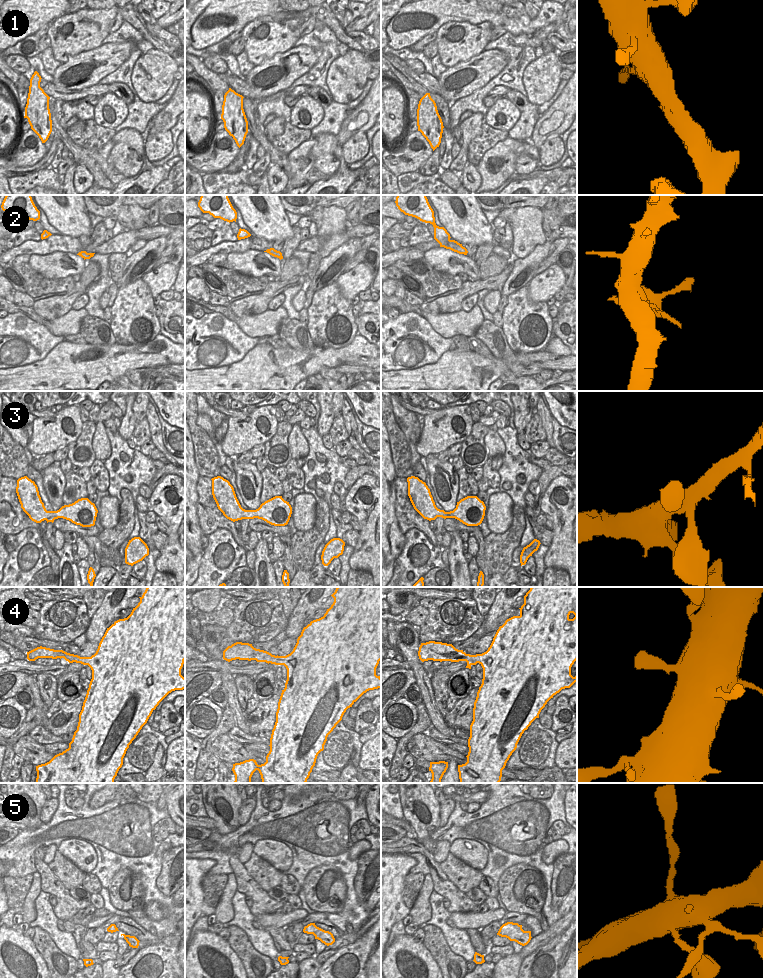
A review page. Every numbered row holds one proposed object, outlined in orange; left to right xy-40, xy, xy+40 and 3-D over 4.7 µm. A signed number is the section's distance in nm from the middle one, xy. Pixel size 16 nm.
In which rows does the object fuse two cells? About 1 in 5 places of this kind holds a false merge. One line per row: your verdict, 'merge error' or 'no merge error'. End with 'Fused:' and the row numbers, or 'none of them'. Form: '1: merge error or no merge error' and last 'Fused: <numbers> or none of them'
1: no merge error
2: no merge error
3: no merge error
4: no merge error
5: no merge error
Fused: none of them

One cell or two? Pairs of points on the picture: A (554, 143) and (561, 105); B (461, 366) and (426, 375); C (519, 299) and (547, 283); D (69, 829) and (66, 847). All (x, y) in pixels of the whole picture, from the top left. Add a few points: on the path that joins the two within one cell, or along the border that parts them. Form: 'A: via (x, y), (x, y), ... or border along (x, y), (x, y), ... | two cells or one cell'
A: border along (560, 135), (548, 137), (538, 149) | two cells
B: via (452, 371), (447, 375), (435, 375) | one cell
C: border along (529, 282), (528, 297), (534, 302), (545, 302) | two cells
D: border along (90, 844), (78, 839), (64, 839), (57, 848) | two cells

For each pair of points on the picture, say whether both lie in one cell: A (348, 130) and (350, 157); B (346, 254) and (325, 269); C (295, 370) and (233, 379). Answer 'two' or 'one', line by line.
A: two
B: one
C: one

